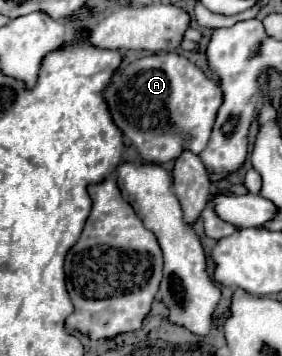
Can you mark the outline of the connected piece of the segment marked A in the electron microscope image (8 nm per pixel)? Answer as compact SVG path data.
M171 51L153 53L119 67L105 89L105 99L115 125L145 155L145 163L163 165L175 161L183 151L199 155L207 147L223 93L217 79L207 77L187 57Z

